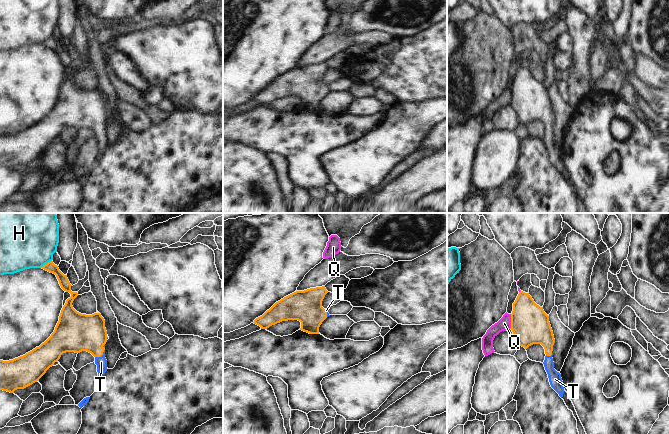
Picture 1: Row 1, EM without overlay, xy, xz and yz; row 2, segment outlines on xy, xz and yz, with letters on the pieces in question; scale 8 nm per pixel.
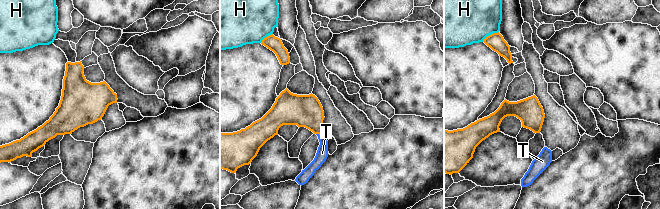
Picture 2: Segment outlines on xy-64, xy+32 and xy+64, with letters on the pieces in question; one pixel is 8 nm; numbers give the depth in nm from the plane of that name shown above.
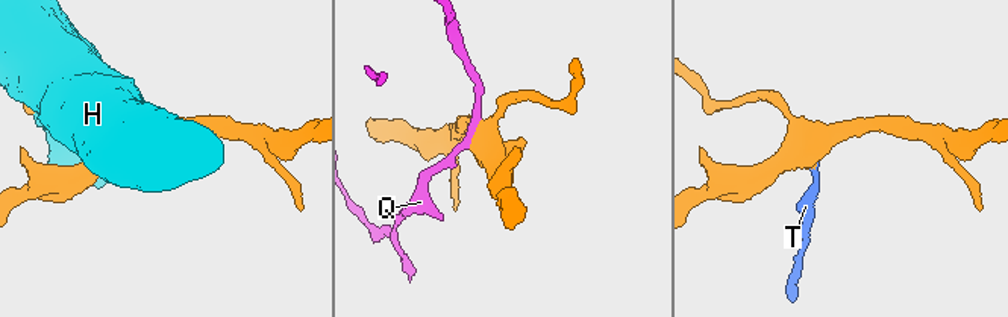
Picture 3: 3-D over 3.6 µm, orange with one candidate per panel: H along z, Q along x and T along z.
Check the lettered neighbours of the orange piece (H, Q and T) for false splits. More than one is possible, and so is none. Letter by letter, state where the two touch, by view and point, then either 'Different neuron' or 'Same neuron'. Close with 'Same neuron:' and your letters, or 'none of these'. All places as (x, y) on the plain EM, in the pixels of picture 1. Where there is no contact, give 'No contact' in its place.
H: Touches orange at xy (45, 40). Different neuron
Q: Touches orange at yz (511, 97). Different neuron
T: Touches orange at xy (101, 131). Same neuron
Same neuron: T.

